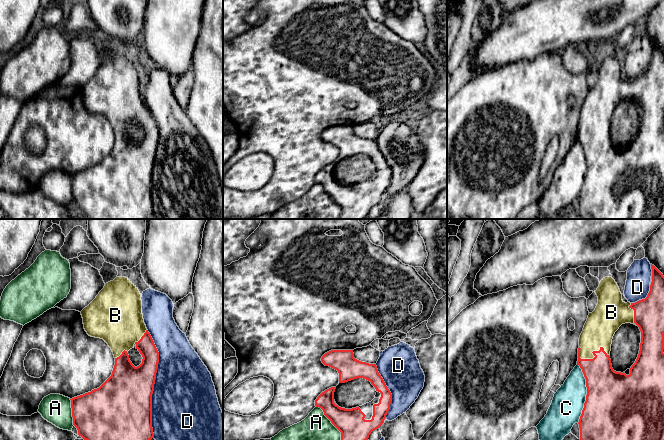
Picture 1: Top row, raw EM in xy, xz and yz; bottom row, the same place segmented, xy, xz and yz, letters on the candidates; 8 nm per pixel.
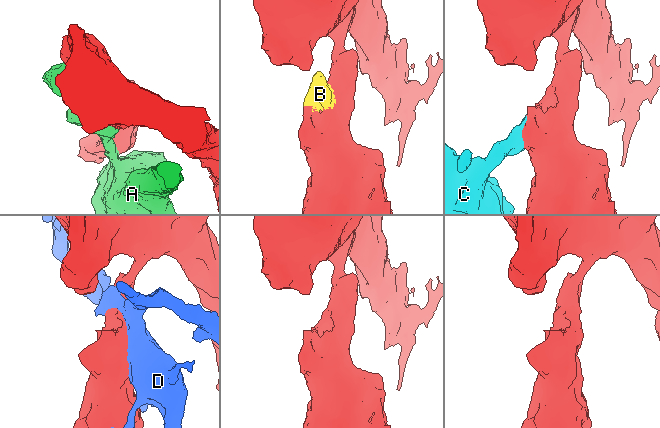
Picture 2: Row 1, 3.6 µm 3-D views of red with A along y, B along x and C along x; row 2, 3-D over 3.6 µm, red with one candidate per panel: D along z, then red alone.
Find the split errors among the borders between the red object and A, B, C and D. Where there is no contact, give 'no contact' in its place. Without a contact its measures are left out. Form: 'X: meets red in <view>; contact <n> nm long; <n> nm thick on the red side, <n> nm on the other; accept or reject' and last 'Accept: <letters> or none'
A: meets red in xz; contact 360 nm long; 240 nm thick on the red side, 400 nm on the other; reject
B: meets red in yz; contact 260 nm long; 300 nm thick on the red side, 260 nm on the other; accept
C: meets red in yz; contact 480 nm long; 500 nm thick on the red side, 260 nm on the other; reject
D: meets red in xy; contact 850 nm long; 420 nm thick on the red side, 480 nm on the other; reject
Accept: B

